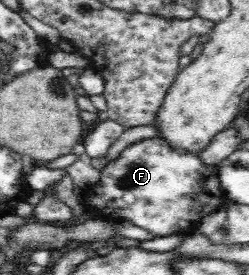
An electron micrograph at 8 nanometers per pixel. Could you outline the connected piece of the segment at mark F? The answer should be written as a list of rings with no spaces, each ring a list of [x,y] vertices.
[[[160,137],[141,140],[130,144],[118,155],[116,160],[110,160],[100,169],[100,180],[94,185],[88,185],[82,190],[81,202],[84,212],[92,219],[104,219],[115,222],[130,221],[134,226],[148,230],[154,236],[165,237],[174,234],[187,233],[194,229],[198,220],[211,212],[223,209],[226,201],[225,193],[218,179],[218,166],[206,165],[200,161],[196,153],[180,153],[170,149],[170,145]]]

